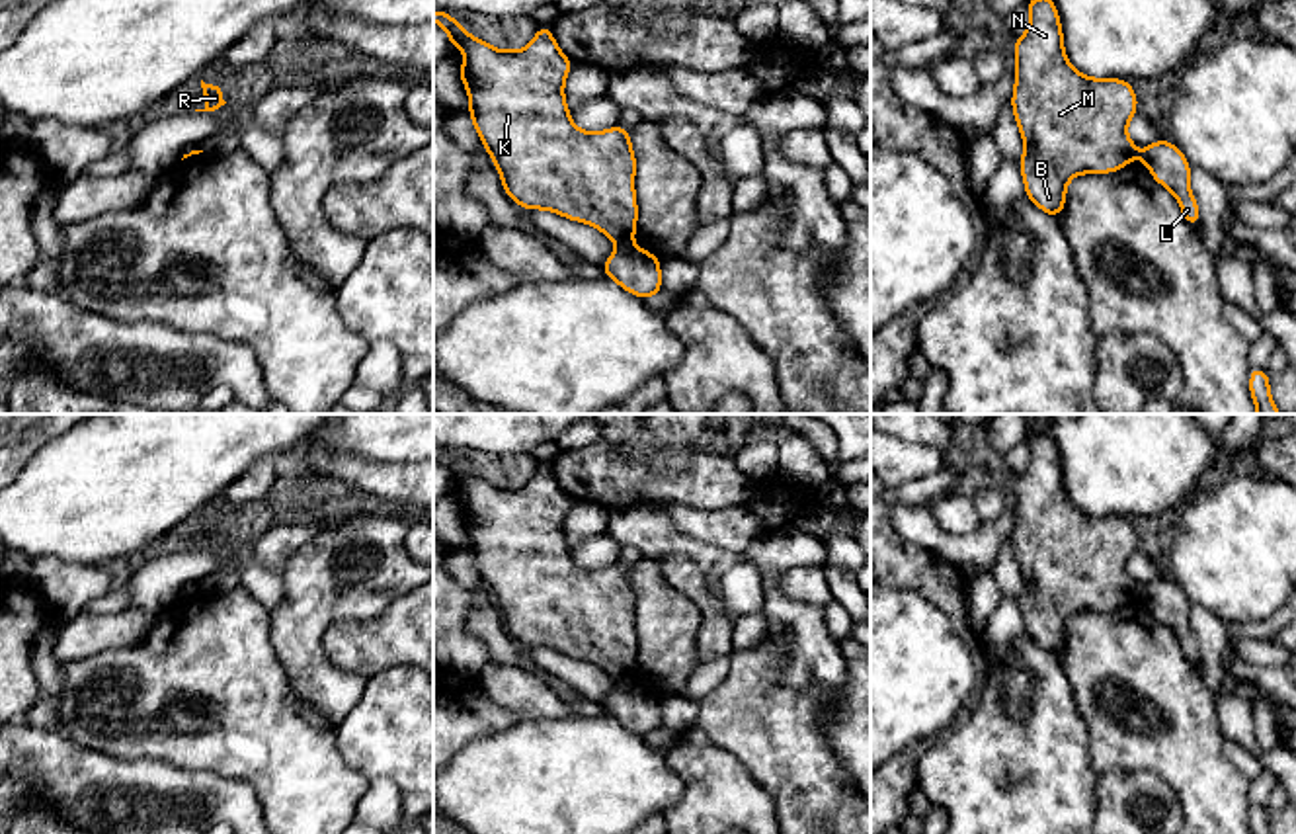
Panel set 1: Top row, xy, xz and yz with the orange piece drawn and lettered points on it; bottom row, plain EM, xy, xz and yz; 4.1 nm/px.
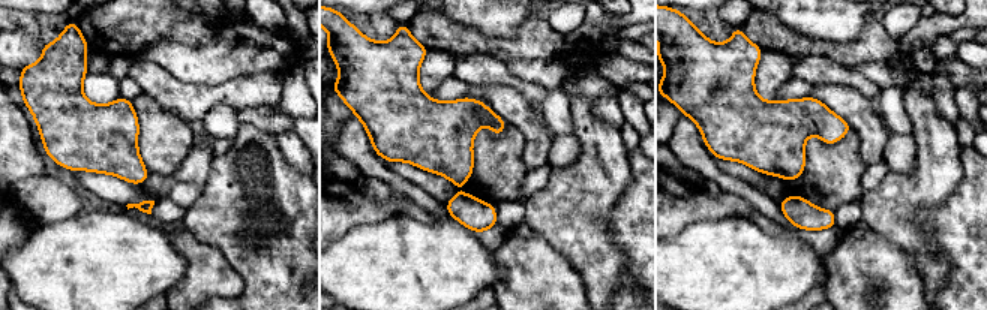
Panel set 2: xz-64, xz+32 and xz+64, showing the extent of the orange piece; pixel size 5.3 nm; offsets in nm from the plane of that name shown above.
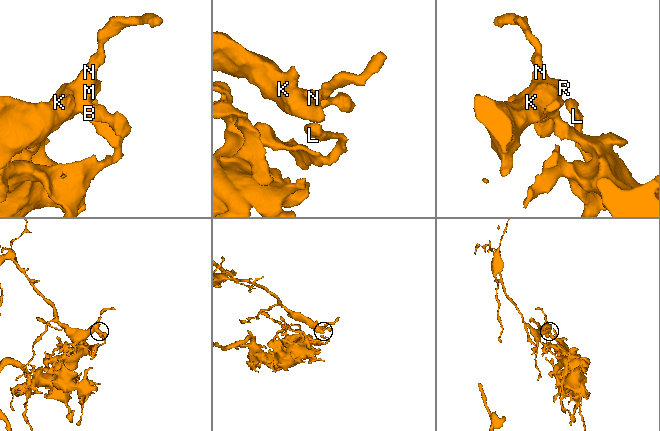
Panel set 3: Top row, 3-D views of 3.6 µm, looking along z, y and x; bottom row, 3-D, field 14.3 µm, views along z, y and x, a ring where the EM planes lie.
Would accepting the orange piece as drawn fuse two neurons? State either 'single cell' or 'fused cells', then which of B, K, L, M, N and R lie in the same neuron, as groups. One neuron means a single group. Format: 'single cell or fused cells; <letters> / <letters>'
fused cells; B K M N R / L

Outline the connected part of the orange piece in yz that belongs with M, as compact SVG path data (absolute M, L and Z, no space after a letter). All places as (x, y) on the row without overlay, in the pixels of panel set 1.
M1050 430L1025 443L1031 461L1015 477L1011 533L1027 582L1019 605L1027 635L1058 656L1073 613L1111 611L1140 594L1126 572L1138 535L1130 518L1087 516L1068 500Z

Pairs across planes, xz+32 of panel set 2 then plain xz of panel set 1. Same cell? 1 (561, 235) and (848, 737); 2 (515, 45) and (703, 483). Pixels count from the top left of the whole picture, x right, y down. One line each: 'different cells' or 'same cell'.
1: different cells
2: same cell

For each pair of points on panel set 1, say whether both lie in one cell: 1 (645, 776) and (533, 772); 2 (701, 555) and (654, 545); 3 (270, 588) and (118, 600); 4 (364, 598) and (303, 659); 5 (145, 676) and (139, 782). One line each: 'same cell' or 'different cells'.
1: same cell
2: same cell
3: different cells
4: same cell
5: different cells

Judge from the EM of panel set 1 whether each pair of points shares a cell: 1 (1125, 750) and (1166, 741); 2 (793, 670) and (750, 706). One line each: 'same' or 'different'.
1: same
2: same

